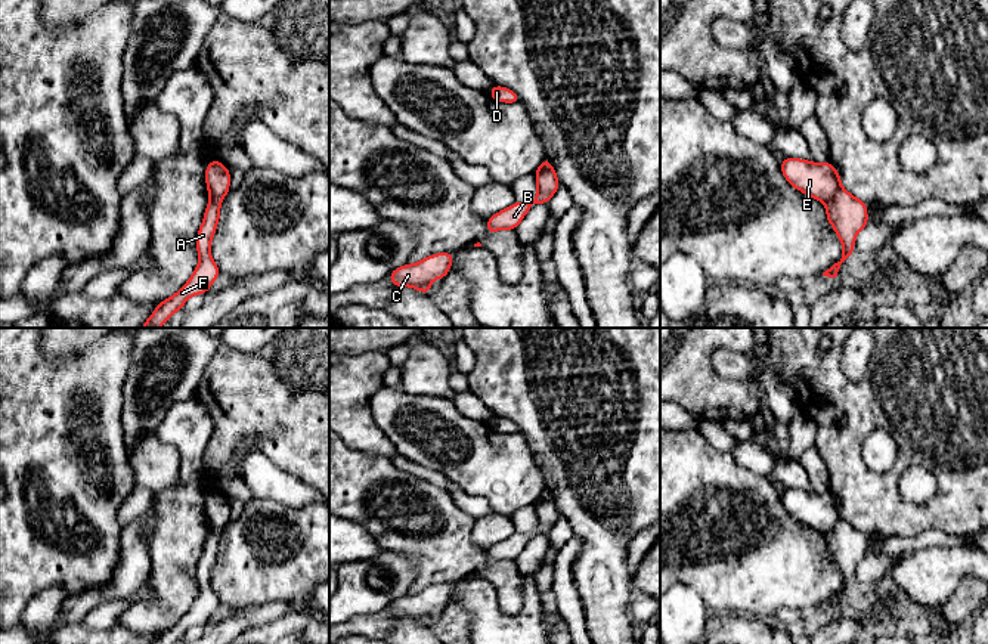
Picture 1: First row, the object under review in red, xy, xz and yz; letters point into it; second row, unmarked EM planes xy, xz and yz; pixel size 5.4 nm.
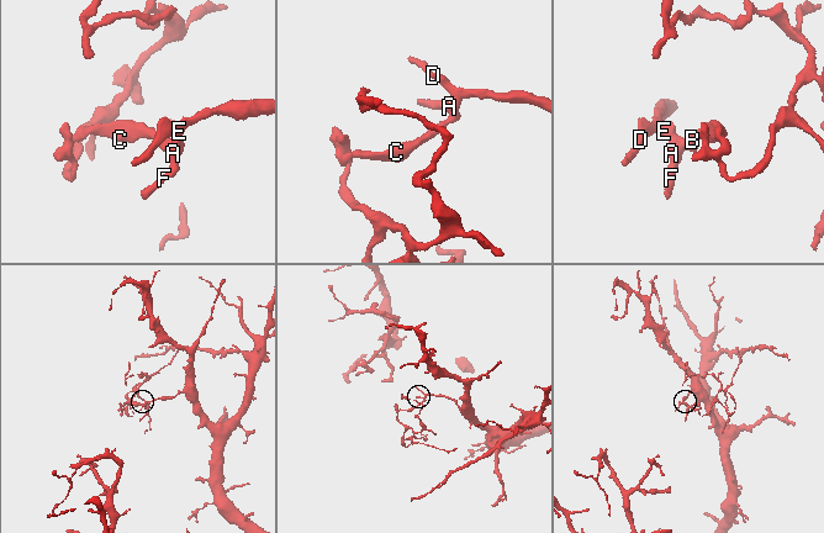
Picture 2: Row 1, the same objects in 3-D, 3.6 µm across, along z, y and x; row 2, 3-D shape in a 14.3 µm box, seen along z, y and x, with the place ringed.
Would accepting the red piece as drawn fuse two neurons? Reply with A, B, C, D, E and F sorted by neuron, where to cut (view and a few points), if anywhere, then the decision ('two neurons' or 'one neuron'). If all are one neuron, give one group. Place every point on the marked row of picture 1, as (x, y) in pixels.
A B C F / D E | yz (841, 186), (826, 203) | two neurons

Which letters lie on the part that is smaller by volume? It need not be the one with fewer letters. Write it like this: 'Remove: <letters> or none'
Remove: A, B, C, F

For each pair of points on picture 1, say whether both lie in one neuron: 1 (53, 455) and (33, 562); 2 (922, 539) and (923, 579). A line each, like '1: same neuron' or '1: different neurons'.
1: same neuron
2: different neurons

